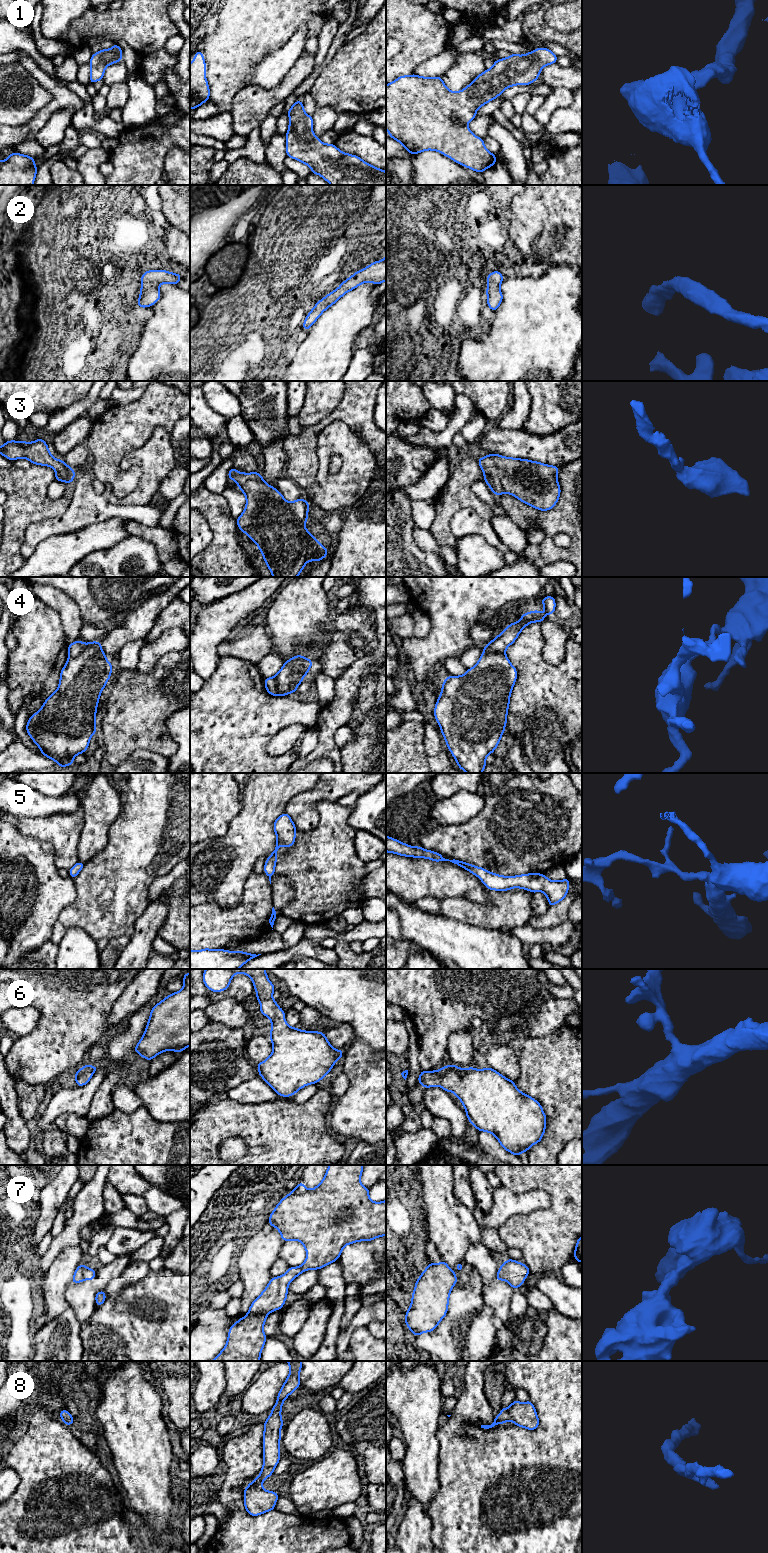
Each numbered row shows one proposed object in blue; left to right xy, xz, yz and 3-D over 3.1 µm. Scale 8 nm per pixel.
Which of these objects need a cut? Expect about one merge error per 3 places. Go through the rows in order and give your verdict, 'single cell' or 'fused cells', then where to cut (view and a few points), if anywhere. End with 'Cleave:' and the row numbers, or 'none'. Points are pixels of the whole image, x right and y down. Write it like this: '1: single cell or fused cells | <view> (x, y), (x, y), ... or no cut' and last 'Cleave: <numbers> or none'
1: single cell | no cut
2: single cell | no cut
3: single cell | no cut
4: fused cells | yz (485, 645), (490, 651), (504, 653)
5: single cell | no cut
6: single cell | no cut
7: single cell | no cut
8: single cell | no cut
Cleave: 4

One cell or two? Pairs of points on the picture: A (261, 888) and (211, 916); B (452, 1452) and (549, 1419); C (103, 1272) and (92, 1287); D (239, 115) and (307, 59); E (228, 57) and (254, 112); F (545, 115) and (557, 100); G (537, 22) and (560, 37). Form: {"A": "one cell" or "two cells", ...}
{"A": "one cell", "B": "one cell", "C": "one cell", "D": "one cell", "E": "two cells", "F": "one cell", "G": "one cell"}

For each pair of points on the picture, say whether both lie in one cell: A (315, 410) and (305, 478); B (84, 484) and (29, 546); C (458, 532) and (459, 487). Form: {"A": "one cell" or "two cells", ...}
{"A": "two cells", "B": "one cell", "C": "two cells"}

